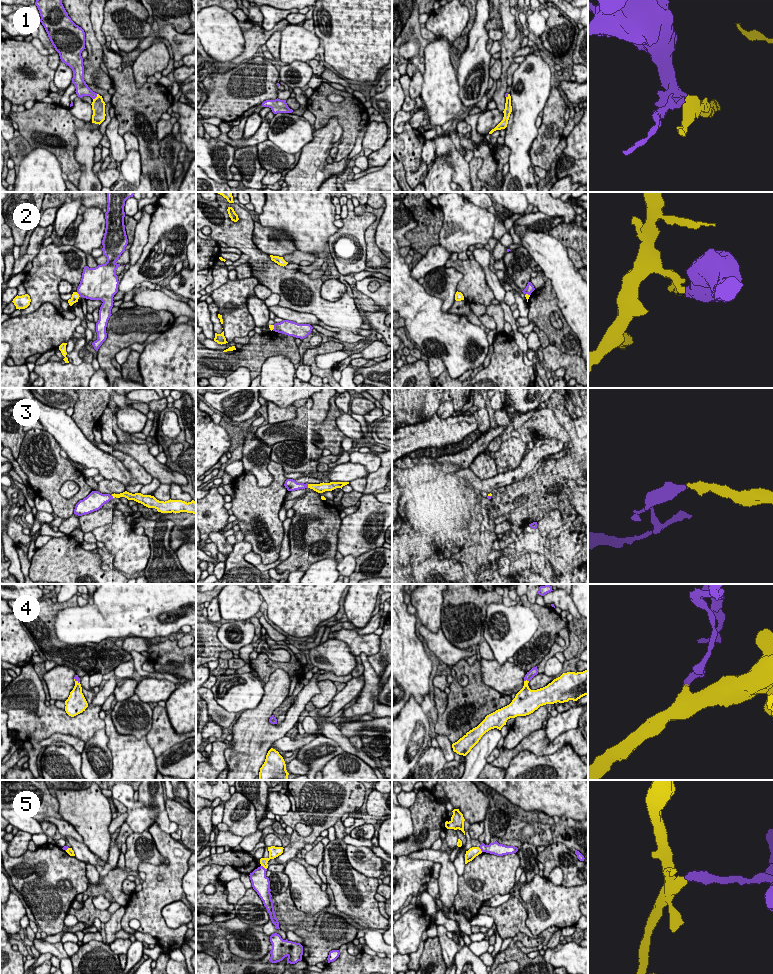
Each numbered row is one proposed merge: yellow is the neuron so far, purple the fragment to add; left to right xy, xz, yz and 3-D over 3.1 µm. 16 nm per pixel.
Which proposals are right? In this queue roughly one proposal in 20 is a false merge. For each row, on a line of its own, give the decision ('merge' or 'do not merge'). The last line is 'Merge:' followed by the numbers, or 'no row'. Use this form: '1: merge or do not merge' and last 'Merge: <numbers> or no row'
1: merge
2: do not merge
3: merge
4: merge
5: do not merge
Merge: 1, 3, 4

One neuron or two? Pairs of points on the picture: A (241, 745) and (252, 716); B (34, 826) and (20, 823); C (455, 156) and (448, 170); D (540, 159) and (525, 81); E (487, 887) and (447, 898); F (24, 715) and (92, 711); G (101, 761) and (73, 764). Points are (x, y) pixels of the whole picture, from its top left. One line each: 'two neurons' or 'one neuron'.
A: one neuron
B: one neuron
C: two neurons
D: two neurons
E: two neurons
F: one neuron
G: two neurons

